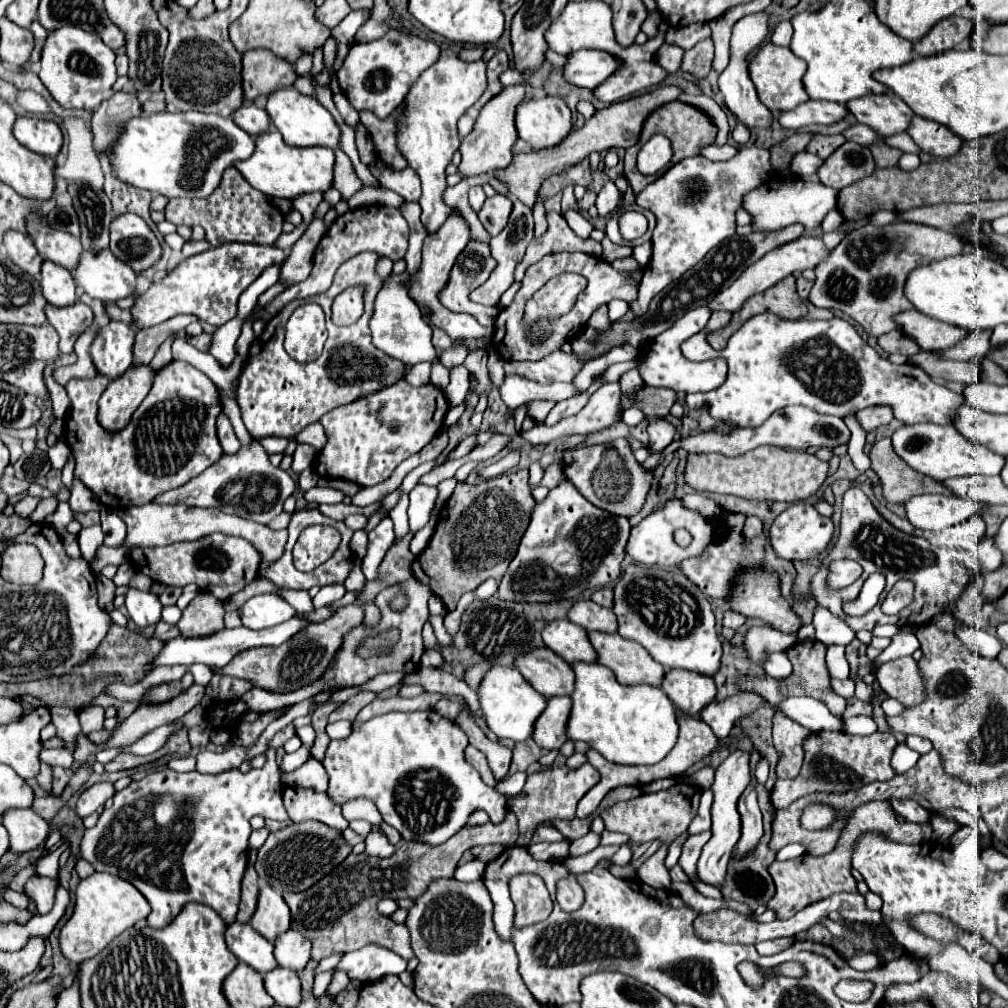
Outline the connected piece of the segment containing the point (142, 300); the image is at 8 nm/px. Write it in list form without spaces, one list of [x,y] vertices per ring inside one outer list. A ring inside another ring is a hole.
[[[228,242],[224,246],[190,256],[164,278],[152,282],[152,286],[136,298],[134,306],[130,308],[132,324],[136,330],[140,330],[158,325],[178,314],[194,314],[201,321],[220,327],[236,316],[238,296],[262,274],[262,270],[284,262],[284,258],[286,254],[280,248],[248,244],[240,246],[238,242]]]

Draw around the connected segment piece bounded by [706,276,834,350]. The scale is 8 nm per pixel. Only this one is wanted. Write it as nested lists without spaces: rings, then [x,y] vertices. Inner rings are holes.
[[[790,276],[790,278],[782,278],[776,286],[764,290],[764,294],[754,294],[752,298],[748,298],[748,302],[746,302],[738,312],[732,314],[732,318],[730,318],[730,322],[728,322],[726,328],[720,328],[720,330],[710,332],[710,334],[706,336],[708,344],[710,344],[714,350],[722,350],[722,348],[726,346],[728,338],[740,328],[740,322],[746,322],[748,316],[760,314],[760,312],[772,312],[772,314],[778,314],[778,316],[784,318],[784,320],[830,320],[830,318],[834,316],[830,310],[814,308],[814,306],[810,306],[806,300],[802,300],[802,298],[798,296],[798,292],[796,292],[796,278]]]

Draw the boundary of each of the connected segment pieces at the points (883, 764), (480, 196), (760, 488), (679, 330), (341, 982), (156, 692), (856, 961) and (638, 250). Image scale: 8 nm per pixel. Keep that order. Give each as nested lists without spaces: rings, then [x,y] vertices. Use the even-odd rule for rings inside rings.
[[[814,732],[804,742],[804,764],[796,778],[776,780],[770,802],[776,810],[788,808],[794,800],[814,792],[850,792],[858,790],[858,784],[874,780],[888,780],[894,774],[890,768],[890,756],[896,746],[896,738],[890,732],[874,732],[870,736],[852,736],[846,732]]]
[[[476,186],[476,188],[470,190],[470,198],[468,198],[468,202],[470,202],[470,208],[472,208],[474,212],[478,212],[478,210],[482,208],[484,200],[486,200],[486,196],[484,196],[484,190],[482,190],[480,186]]]
[[[760,446],[748,454],[736,456],[736,458],[724,458],[722,454],[688,454],[686,470],[684,470],[684,482],[686,486],[698,490],[698,492],[718,492],[718,494],[734,494],[746,500],[784,500],[784,502],[798,502],[812,496],[820,484],[828,476],[828,462],[818,460],[814,454],[808,452],[796,452],[796,450],[784,450],[784,448],[772,448],[772,446]]]
[[[700,306],[686,312],[680,320],[676,320],[664,334],[656,336],[652,342],[650,342],[650,350],[648,350],[648,358],[646,362],[640,366],[640,376],[644,380],[646,386],[666,386],[666,388],[672,388],[674,392],[676,390],[684,390],[686,394],[692,394],[692,392],[708,392],[708,390],[714,390],[716,386],[722,386],[724,378],[726,378],[726,370],[728,366],[723,358],[711,359],[703,362],[693,362],[684,358],[682,350],[680,350],[680,344],[688,338],[692,338],[696,332],[704,330],[708,320],[710,320],[712,311],[708,306]]]
[[[336,972],[336,974],[332,976],[332,980],[330,980],[330,986],[328,986],[328,992],[330,992],[332,996],[336,996],[338,992],[346,990],[348,982],[350,982],[350,978],[346,976],[346,972]]]
[[[188,672],[188,674],[184,674],[184,678],[182,678],[182,682],[178,680],[178,682],[170,682],[170,684],[162,684],[162,686],[156,686],[156,688],[152,688],[148,694],[146,694],[146,702],[166,702],[166,700],[170,700],[172,696],[176,696],[176,694],[182,694],[186,688],[190,688],[194,684],[194,680],[192,680],[192,674]]]
[[[860,954],[860,956],[852,958],[850,966],[854,970],[876,970],[876,968],[882,966],[882,962],[880,962],[880,958],[876,954]]]
[[[644,242],[644,244],[636,246],[636,248],[634,248],[634,252],[632,252],[632,256],[634,256],[634,260],[636,260],[642,268],[644,268],[644,266],[648,266],[650,256],[652,256],[652,244],[650,244],[650,242]]]

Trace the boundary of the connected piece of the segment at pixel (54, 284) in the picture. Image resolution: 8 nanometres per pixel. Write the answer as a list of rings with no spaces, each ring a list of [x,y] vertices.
[[[44,260],[40,274],[42,274],[42,280],[40,280],[42,294],[52,306],[70,306],[72,302],[78,300],[70,270],[50,260]]]

